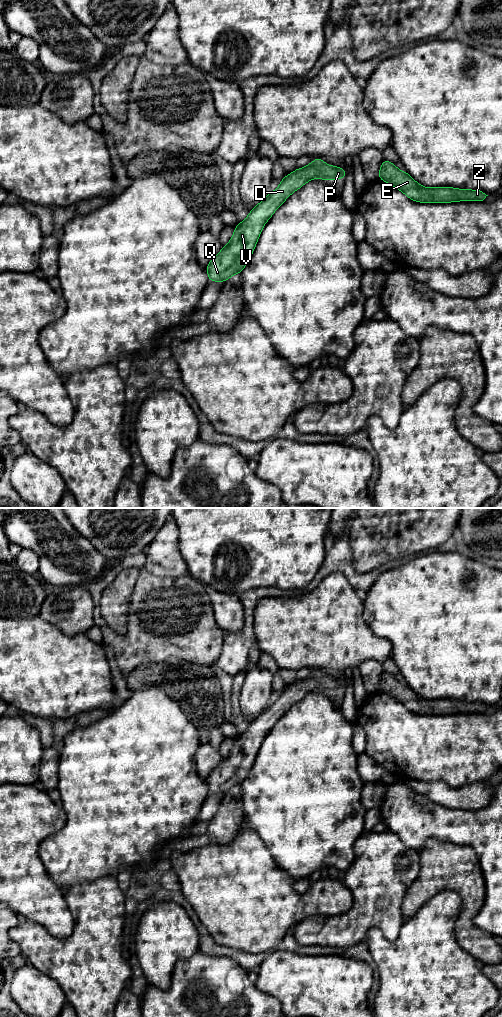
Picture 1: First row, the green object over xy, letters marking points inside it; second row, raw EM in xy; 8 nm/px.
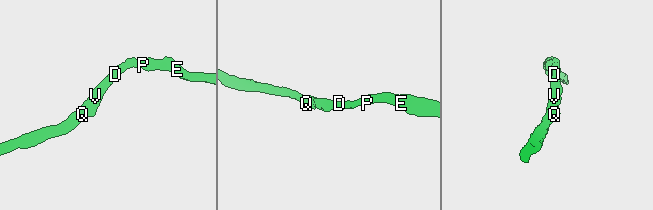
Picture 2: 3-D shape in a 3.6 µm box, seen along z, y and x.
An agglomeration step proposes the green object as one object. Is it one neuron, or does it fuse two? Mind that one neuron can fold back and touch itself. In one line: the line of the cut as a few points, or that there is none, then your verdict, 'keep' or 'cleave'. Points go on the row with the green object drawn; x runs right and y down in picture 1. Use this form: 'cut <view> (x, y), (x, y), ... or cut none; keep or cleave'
cut none; keep

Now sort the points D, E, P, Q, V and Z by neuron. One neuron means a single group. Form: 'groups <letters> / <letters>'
groups D E P Q V Z

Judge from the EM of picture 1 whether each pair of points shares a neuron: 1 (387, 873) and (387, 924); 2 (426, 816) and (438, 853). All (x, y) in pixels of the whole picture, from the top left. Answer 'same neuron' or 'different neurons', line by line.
1: same neuron
2: different neurons

